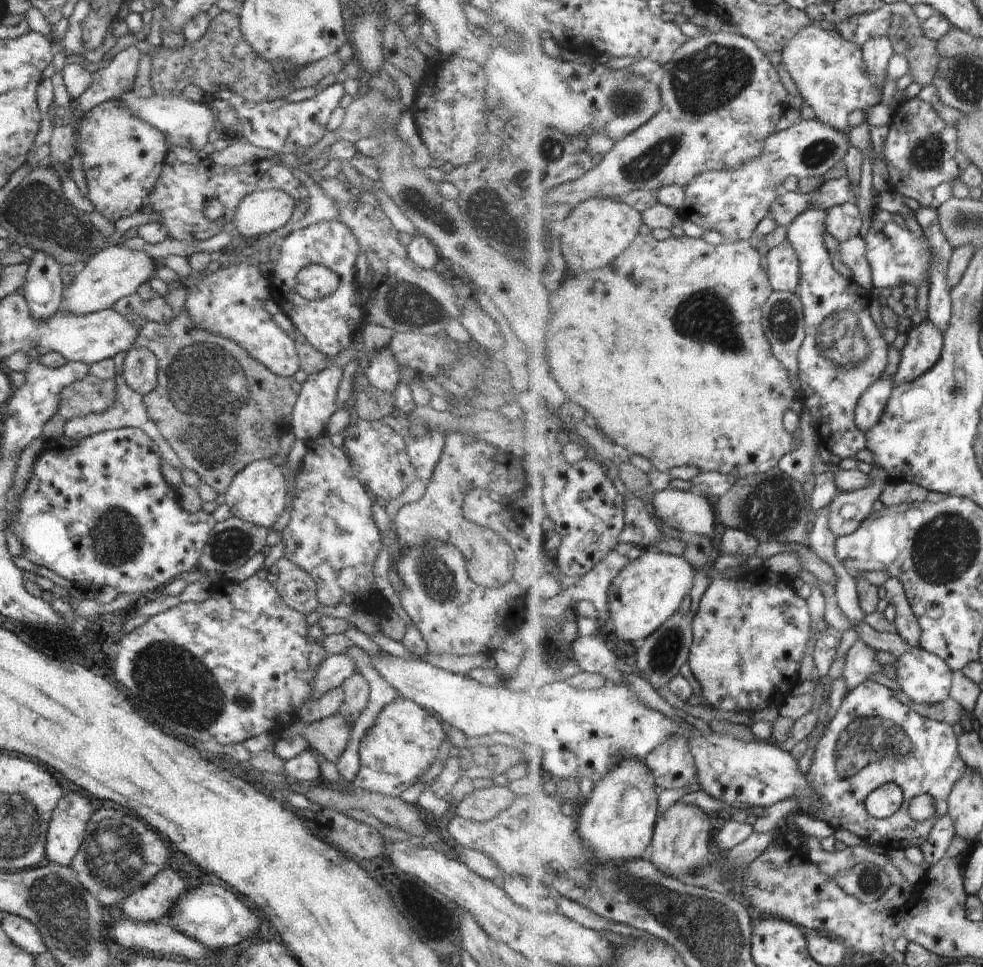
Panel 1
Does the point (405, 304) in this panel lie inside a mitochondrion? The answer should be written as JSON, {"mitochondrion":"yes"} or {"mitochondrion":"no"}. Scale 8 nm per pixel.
{"mitochondrion":"yes"}

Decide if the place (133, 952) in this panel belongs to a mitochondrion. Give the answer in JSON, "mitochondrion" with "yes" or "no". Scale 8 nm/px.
{"mitochondrion":"no"}

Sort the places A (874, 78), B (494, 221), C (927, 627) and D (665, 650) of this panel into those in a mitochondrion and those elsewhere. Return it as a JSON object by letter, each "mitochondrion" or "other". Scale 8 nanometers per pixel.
{"A":"other","B":"mitochondrion","C":"other","D":"mitochondrion"}

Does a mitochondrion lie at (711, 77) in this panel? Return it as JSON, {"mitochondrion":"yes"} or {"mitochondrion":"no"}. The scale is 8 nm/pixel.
{"mitochondrion":"yes"}

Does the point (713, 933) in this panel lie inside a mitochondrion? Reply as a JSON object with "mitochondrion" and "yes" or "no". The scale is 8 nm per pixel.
{"mitochondrion":"yes"}

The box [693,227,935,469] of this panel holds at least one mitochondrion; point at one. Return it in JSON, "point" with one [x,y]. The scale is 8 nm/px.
{"point":[848,343]}

